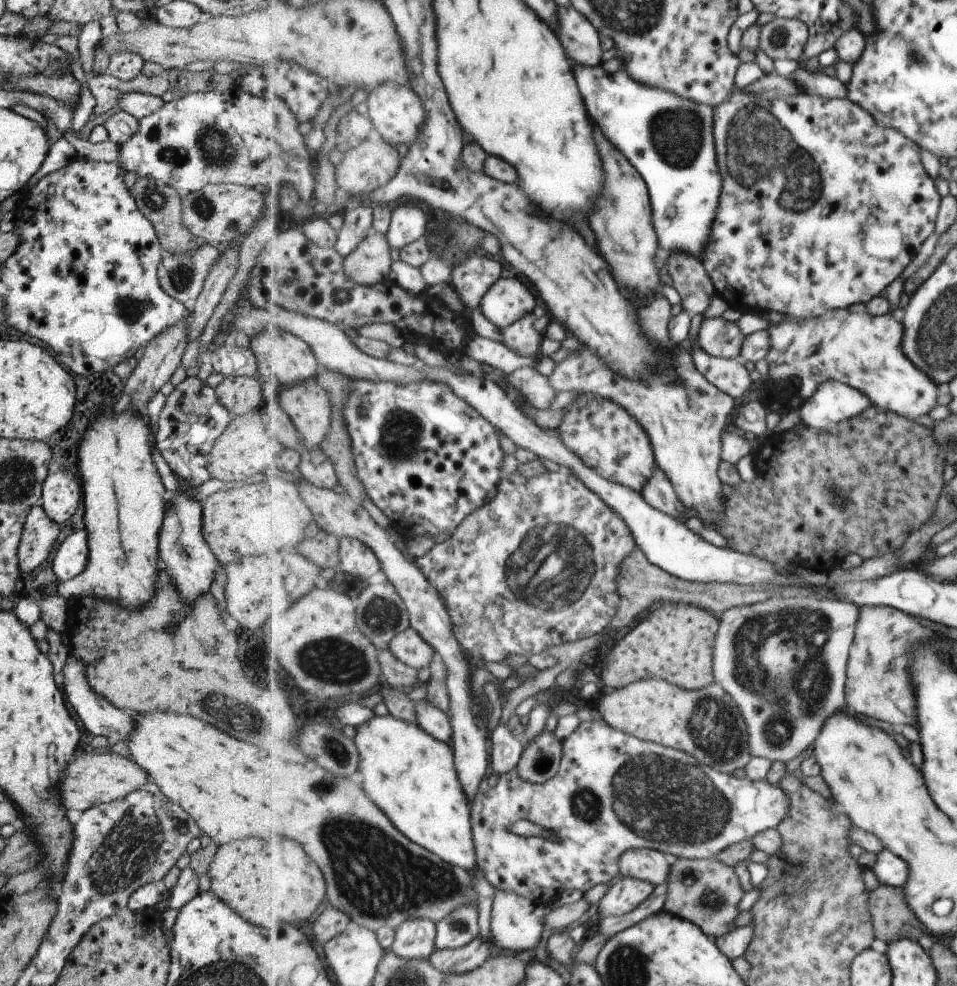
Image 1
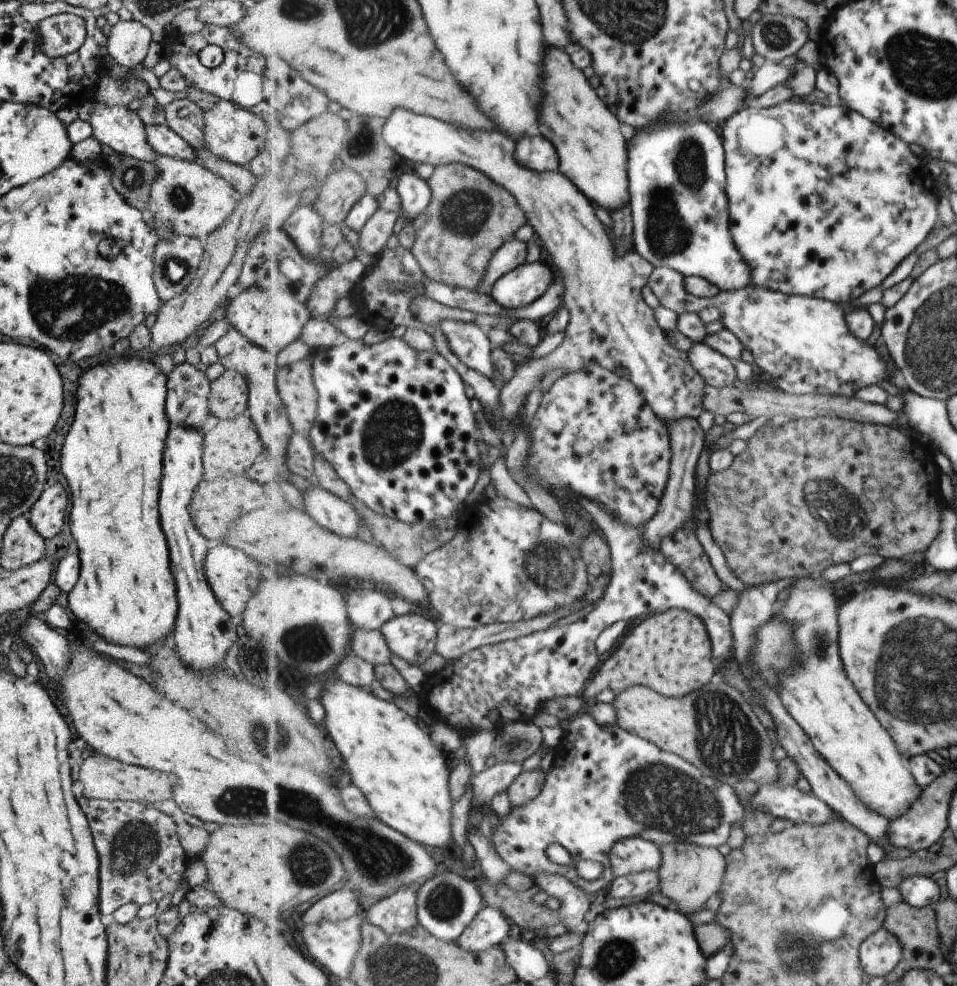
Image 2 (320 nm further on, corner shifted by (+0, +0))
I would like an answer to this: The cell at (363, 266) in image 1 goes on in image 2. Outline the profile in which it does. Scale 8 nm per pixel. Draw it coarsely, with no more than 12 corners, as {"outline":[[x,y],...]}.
{"outline":[[379,208],[359,233],[359,247],[379,256],[398,213]]}

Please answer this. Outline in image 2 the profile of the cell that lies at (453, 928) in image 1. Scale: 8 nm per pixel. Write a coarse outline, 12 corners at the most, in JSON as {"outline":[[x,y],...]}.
{"outline":[[447,871],[417,886],[418,917],[457,942],[483,908],[476,882]]}

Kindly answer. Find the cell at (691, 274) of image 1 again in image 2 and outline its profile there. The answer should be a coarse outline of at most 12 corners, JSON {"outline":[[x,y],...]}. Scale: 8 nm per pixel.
{"outline":[[656,267],[678,315],[709,307],[793,395],[855,397],[890,378],[843,304],[749,284],[695,298]]}

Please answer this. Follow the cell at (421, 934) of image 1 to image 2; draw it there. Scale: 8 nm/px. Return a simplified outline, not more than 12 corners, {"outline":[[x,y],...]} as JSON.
{"outline":[[401,887],[364,916],[387,934],[419,924],[417,888]]}

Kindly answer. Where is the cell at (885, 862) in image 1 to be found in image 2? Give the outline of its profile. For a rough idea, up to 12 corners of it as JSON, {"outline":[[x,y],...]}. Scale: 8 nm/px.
{"outline":[[917,875],[899,886],[905,902],[914,907],[939,901],[934,877]]}

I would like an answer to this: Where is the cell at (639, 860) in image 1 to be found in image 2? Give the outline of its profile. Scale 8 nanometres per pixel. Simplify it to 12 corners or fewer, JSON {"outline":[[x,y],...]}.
{"outline":[[641,837],[609,853],[615,878],[662,865],[659,845]]}

